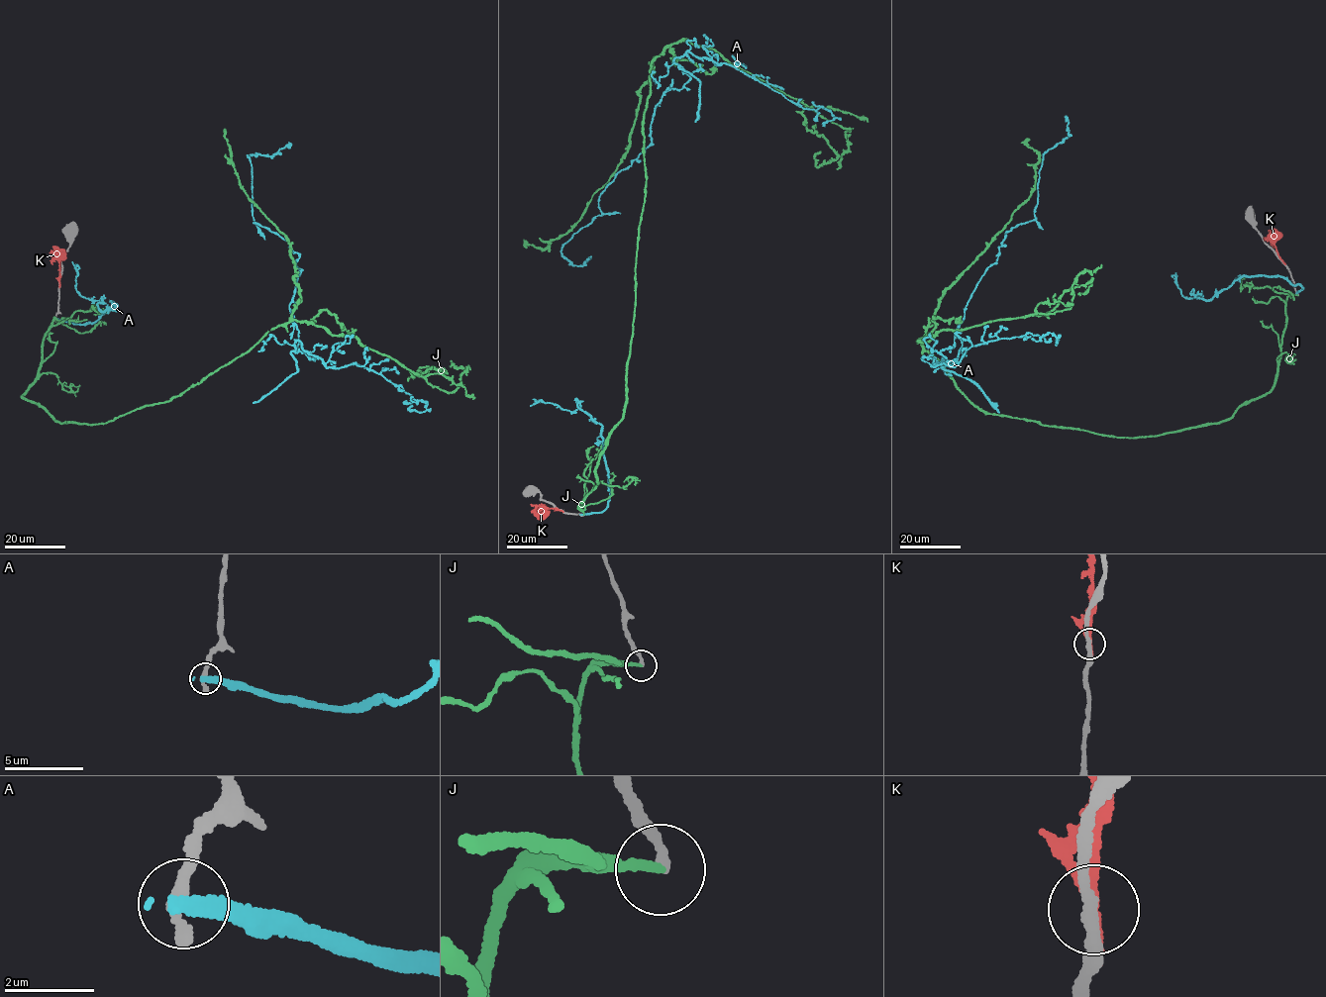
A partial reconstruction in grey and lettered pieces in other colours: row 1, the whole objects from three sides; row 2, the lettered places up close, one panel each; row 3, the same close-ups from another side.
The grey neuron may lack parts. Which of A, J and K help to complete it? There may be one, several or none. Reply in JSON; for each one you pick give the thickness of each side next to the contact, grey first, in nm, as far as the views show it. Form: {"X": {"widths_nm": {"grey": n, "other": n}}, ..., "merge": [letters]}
{"J": {"widths_nm": {"grey": 240, "other": 220}}, "merge": ["J"]}

